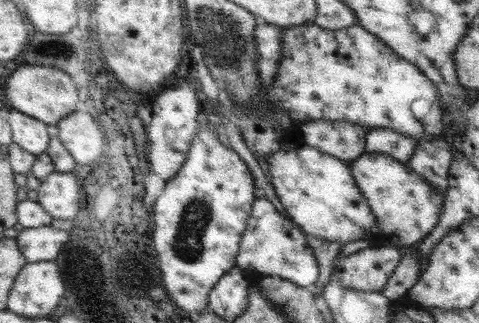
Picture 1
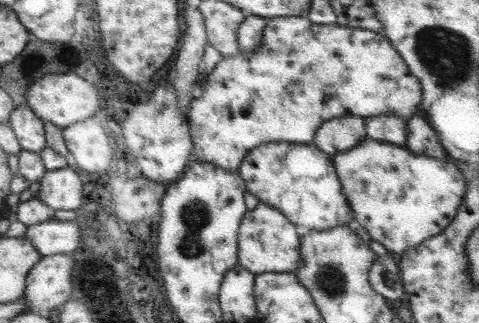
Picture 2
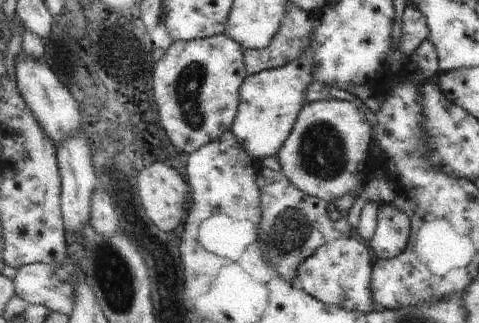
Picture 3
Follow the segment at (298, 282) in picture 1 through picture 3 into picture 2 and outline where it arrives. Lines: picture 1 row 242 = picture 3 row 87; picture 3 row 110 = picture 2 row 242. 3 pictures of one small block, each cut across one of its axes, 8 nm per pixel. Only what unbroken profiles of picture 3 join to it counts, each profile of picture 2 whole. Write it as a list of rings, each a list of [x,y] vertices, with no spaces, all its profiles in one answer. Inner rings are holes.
[[[259,204],[245,212],[241,224],[239,224],[239,234],[237,234],[237,266],[249,270],[251,274],[291,274],[297,270],[301,262],[299,254],[299,238],[301,230],[287,222],[277,210],[273,210],[267,204]]]

